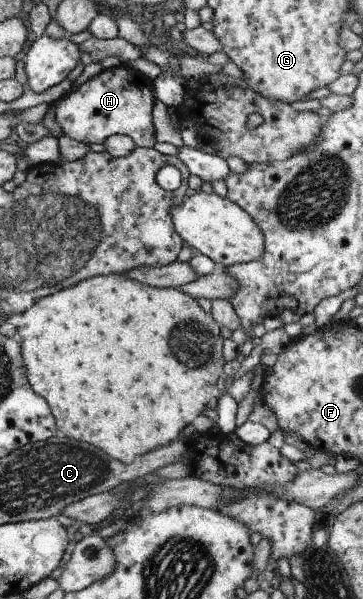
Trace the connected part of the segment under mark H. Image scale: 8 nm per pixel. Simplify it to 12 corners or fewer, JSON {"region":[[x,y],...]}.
{"region":[[122,64],[56,100],[67,138],[154,145],[153,82]]}

